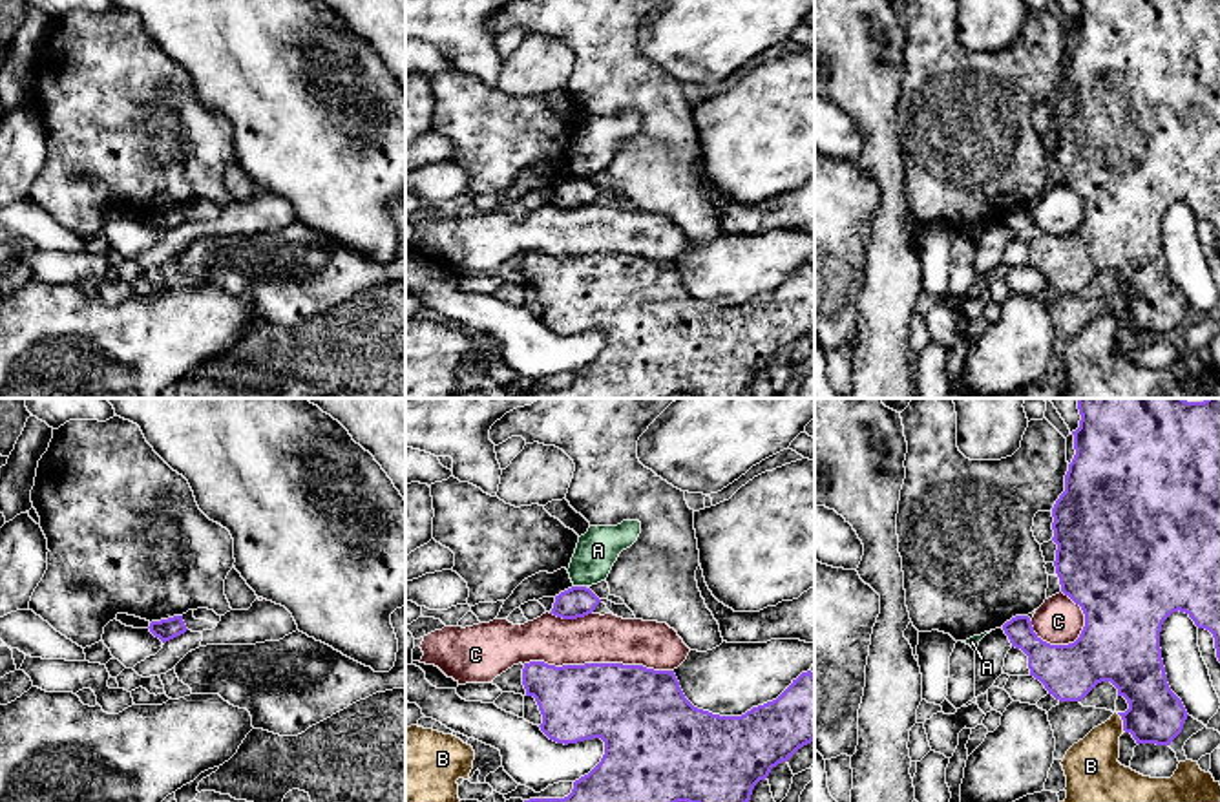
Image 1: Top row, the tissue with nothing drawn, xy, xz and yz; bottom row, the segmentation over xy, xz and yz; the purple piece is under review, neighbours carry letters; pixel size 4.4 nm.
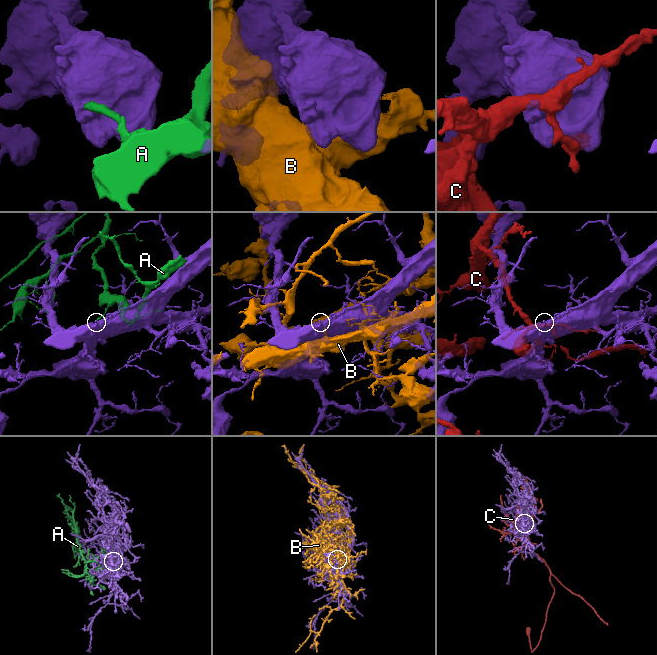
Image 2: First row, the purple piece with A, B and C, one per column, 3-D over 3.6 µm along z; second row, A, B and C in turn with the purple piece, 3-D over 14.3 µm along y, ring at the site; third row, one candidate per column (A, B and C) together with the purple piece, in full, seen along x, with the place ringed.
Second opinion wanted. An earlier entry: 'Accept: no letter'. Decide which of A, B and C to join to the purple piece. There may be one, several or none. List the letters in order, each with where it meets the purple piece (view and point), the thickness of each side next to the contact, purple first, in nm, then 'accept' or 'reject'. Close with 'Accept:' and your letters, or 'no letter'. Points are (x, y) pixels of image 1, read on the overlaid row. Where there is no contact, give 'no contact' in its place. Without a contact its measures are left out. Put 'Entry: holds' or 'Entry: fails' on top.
Entry: holds
A: meets purple in xz at (579, 587); 140 nm thick on the purple side, 180 nm on the other; reject
B: meets purple in yz at (1124, 722); 240 nm thick on the purple side, 240 nm on the other; reject
C: meets purple in xz at (598, 664); 380 nm thick on the purple side, 220 nm on the other; reject
Accept: no letter

